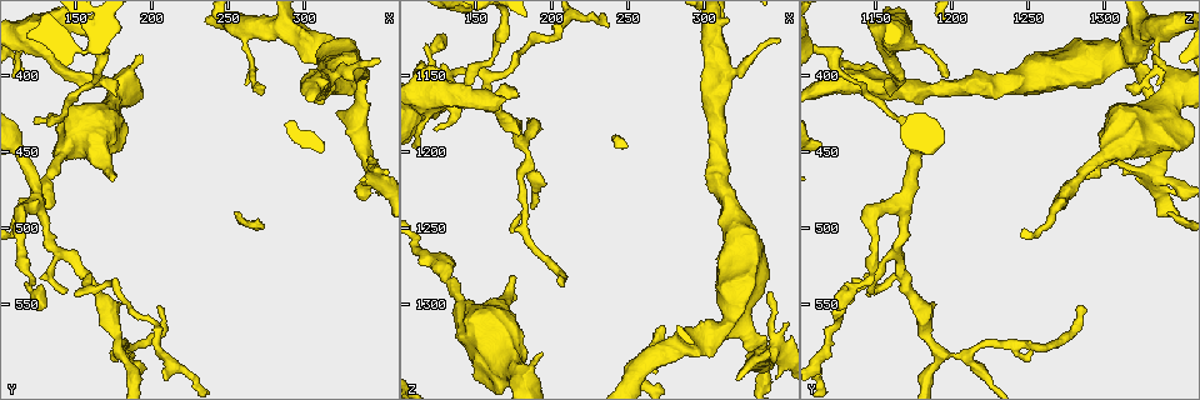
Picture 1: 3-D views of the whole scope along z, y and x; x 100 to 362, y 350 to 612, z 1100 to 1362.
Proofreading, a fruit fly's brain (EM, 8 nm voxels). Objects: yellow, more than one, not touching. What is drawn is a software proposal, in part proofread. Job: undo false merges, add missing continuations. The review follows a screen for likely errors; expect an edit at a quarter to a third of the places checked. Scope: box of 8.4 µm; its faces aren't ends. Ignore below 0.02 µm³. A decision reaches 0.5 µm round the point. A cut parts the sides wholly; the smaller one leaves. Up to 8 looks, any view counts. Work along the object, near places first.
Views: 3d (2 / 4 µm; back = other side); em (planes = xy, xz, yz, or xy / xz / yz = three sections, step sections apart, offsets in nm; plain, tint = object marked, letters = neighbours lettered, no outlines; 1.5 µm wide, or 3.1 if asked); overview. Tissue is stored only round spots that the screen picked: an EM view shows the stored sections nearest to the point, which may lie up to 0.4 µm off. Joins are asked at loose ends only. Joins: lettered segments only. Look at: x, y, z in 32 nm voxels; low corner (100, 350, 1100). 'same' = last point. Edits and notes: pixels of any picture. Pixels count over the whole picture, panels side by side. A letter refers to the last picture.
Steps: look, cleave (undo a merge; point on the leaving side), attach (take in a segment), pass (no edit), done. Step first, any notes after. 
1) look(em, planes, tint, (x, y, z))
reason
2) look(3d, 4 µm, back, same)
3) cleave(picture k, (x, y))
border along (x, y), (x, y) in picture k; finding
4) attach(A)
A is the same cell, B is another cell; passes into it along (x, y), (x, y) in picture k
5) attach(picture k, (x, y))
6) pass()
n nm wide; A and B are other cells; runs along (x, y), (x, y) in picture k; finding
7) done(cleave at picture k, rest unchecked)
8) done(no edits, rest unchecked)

look(3d, 4 µm, (264, 370, 1334))
abrupt turn

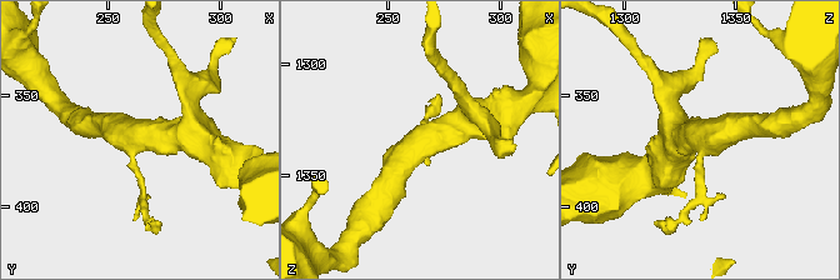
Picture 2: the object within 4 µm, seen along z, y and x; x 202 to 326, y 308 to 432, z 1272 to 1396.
look(em, planes, letters, (263, 370, 1334))
need the tissue

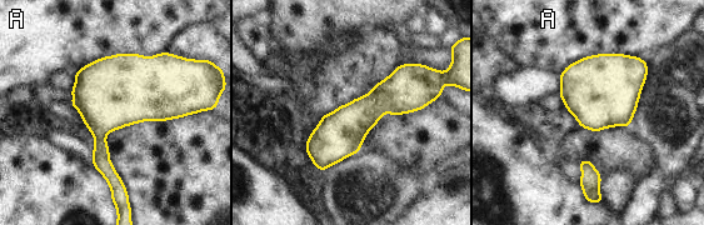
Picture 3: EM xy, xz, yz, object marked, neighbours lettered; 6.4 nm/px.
pass()
A is another cell; border along (165, 50), (105, 55), (75, 71) in picture 3; all the same neuron

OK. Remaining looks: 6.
look(3d, 4 µm, (342, 464, 1334))
thick turns thin

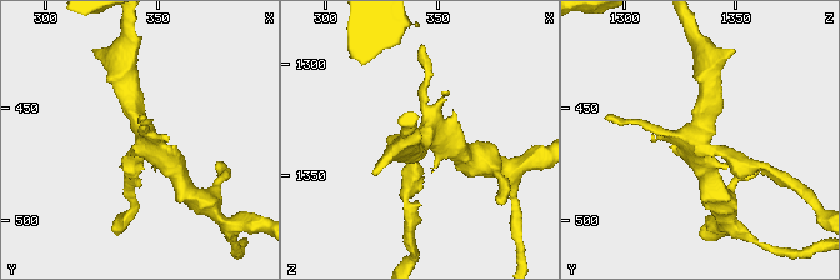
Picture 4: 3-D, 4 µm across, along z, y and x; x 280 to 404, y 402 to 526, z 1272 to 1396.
look(em, planes, tint, (344, 463, 1332))
shape alone is not enough

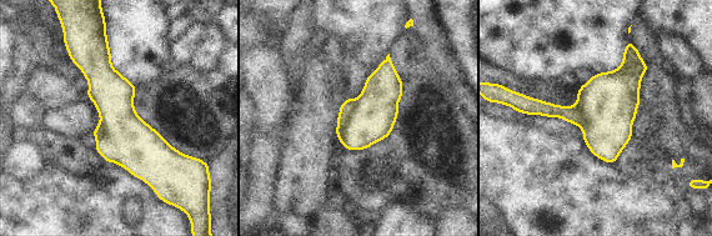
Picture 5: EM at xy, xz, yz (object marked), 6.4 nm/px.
look(em, planes, letters, same)

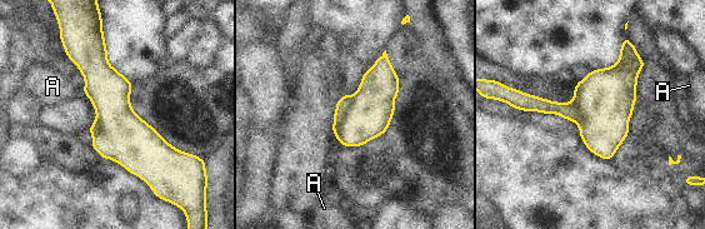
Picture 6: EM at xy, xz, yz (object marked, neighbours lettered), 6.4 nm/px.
cleave(picture 6, (345, 101))
320 nm wide; A is another cell; border along (355, 95), (341, 125), (339, 140) in picture 6; a second neuron is stuck on

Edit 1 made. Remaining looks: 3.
look(3d, 4 µm, (176, 412, 1158))
free end

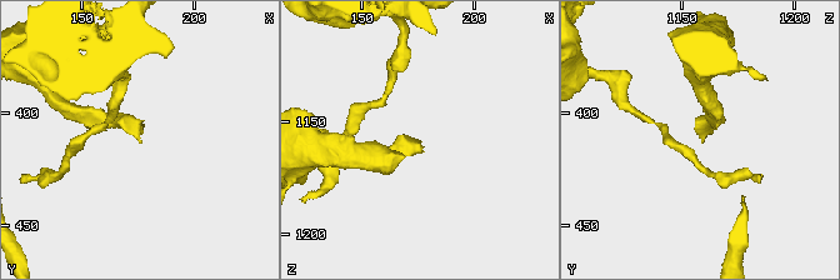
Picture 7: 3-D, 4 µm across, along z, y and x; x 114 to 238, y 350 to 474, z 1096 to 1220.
look(em, planes, letters, (176, 411, 1160))

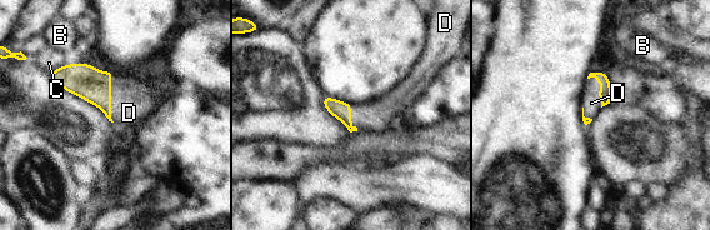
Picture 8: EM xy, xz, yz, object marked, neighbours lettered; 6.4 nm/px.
attach(D)
D is the same cell, B and C are other cells; passes into it along (93, 85), (110, 98), (129, 113) in picture 8; it goes on there

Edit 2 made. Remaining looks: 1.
done(cleave at picture 6, attach at picture 8, rest unchecked)

